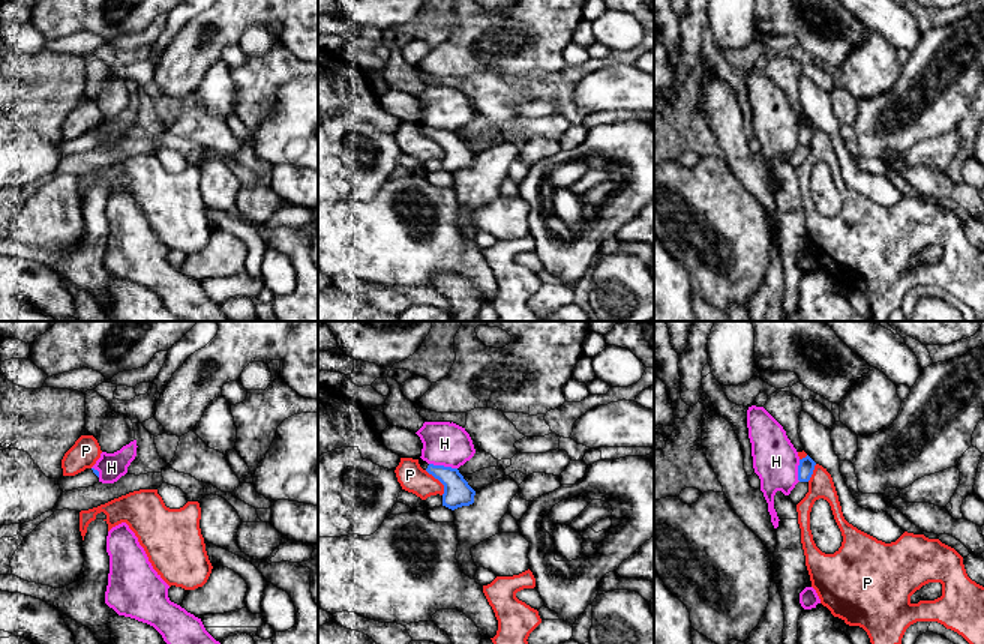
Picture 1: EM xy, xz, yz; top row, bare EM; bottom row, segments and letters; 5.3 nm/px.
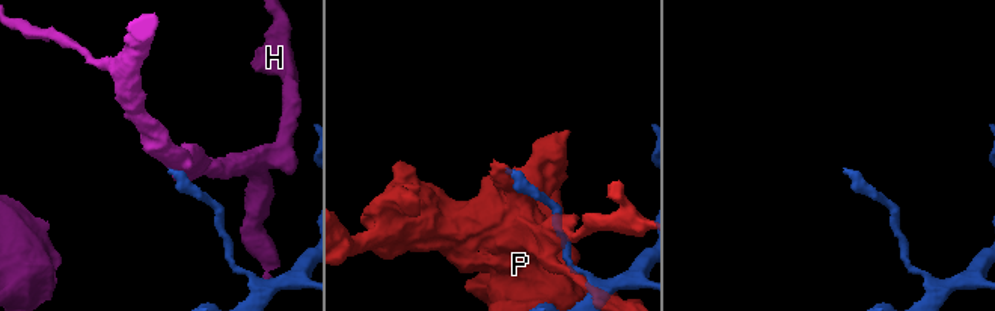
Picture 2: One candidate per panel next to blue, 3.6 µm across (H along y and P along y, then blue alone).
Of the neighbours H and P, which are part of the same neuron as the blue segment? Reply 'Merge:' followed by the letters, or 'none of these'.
Merge: none of these

